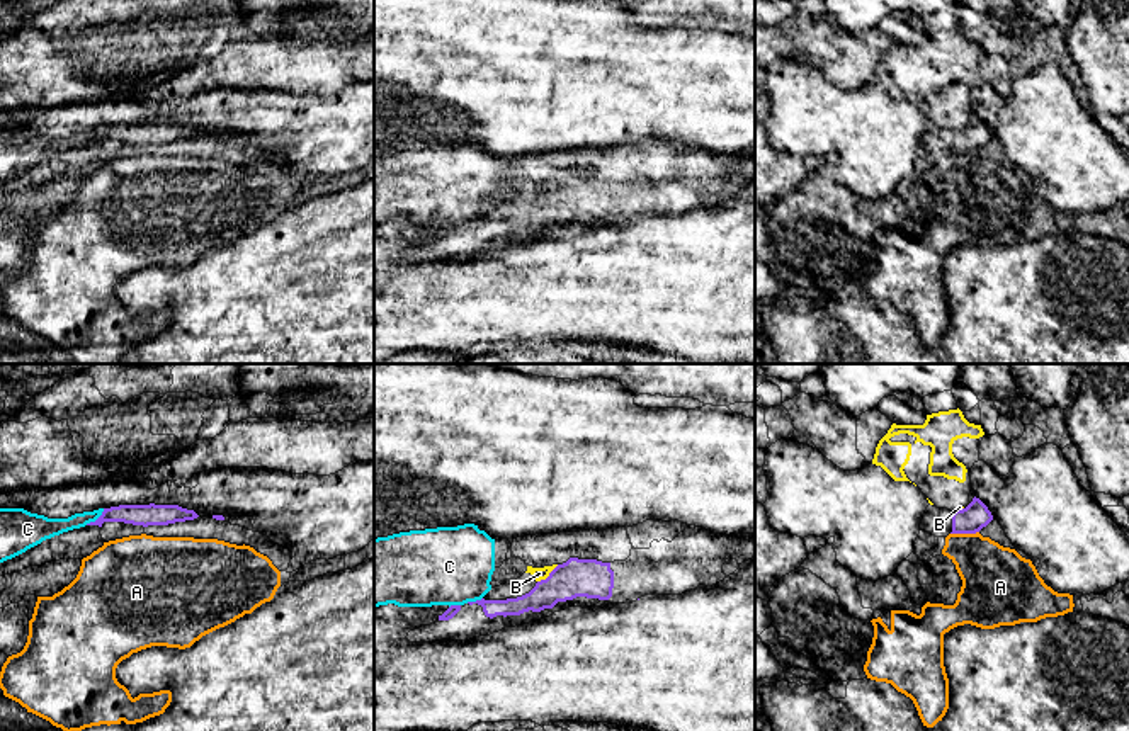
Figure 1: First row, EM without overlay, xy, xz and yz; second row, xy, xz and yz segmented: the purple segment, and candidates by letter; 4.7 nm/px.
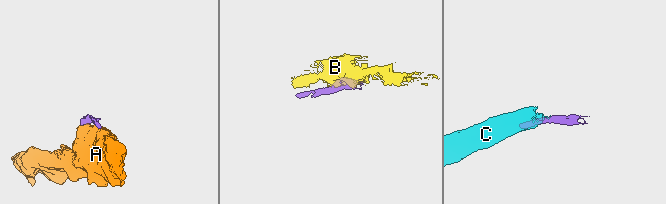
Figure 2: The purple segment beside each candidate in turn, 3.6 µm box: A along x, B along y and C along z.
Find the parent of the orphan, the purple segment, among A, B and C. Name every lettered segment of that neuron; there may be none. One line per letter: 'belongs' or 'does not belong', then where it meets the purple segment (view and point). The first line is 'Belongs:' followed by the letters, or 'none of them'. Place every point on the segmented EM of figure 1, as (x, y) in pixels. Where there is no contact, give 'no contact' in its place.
Belongs: none of them
A: does not belong | yz (964, 532)
B: does not belong | xz (550, 575)
C: does not belong | xy (97, 519)

